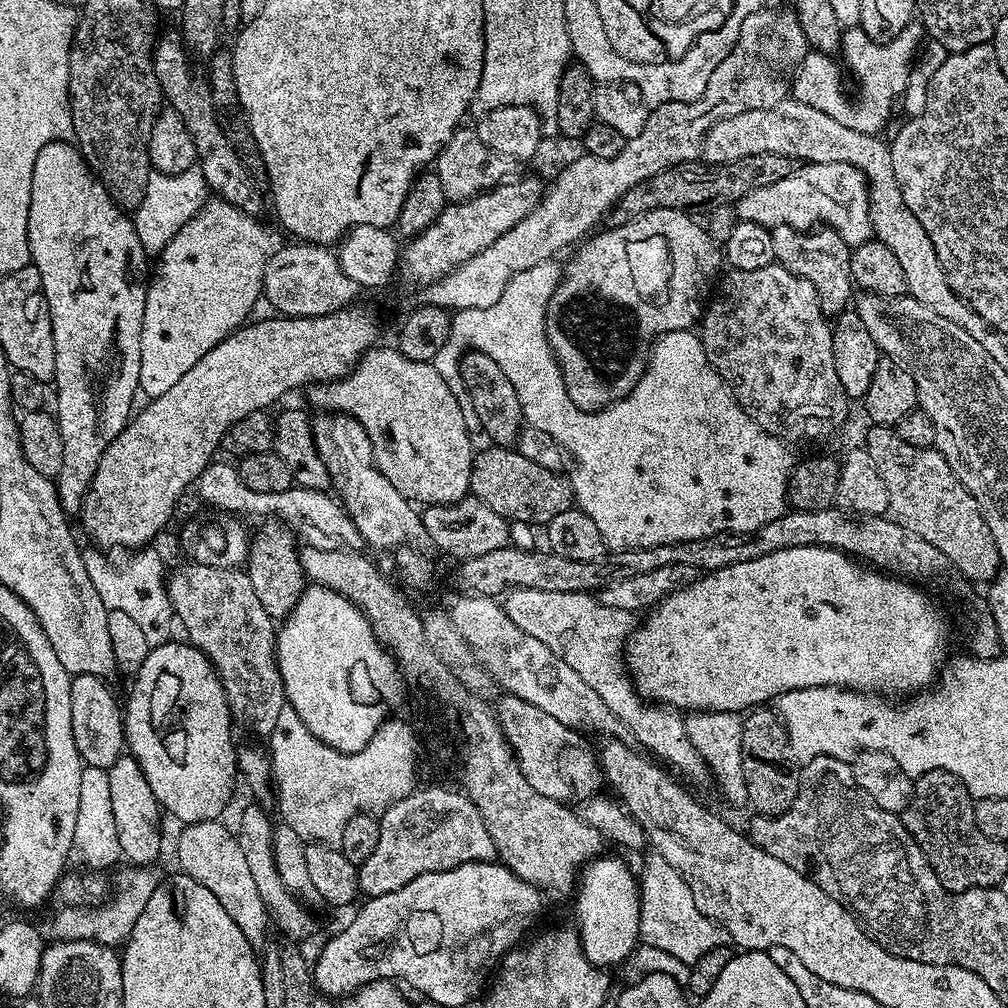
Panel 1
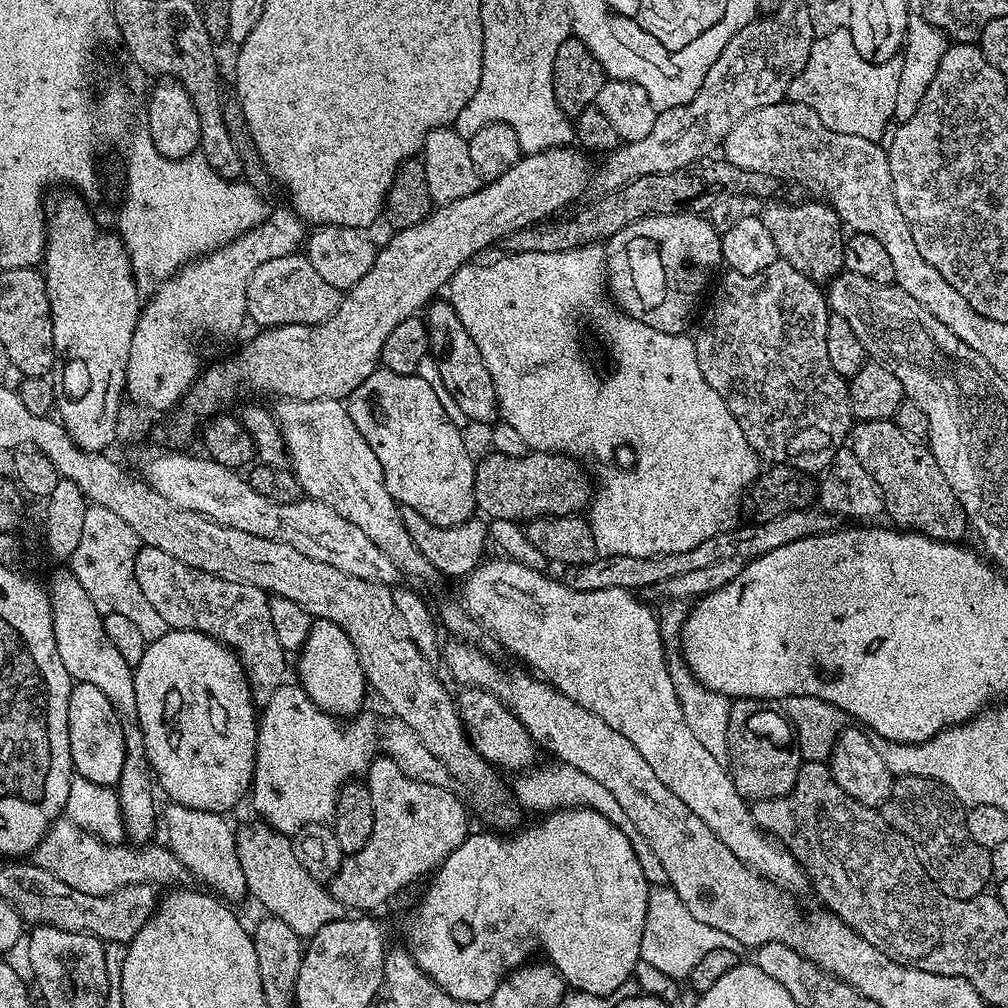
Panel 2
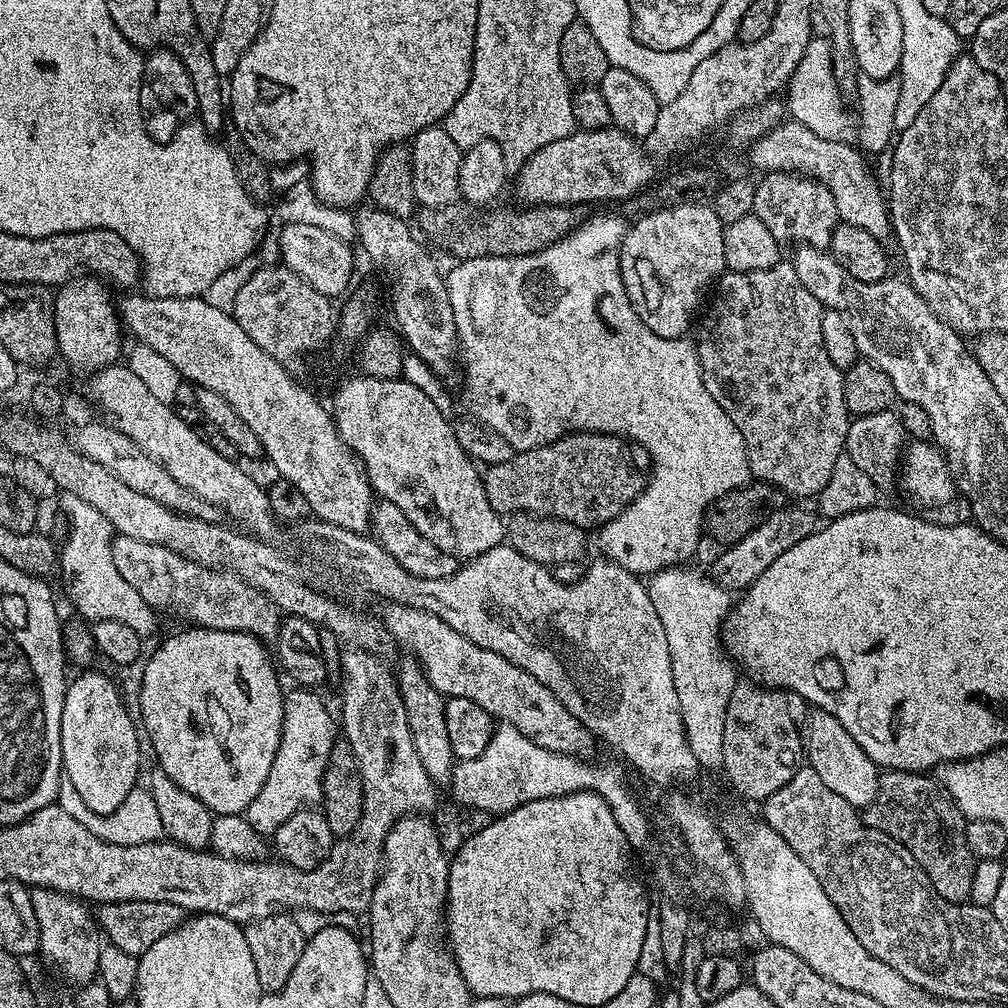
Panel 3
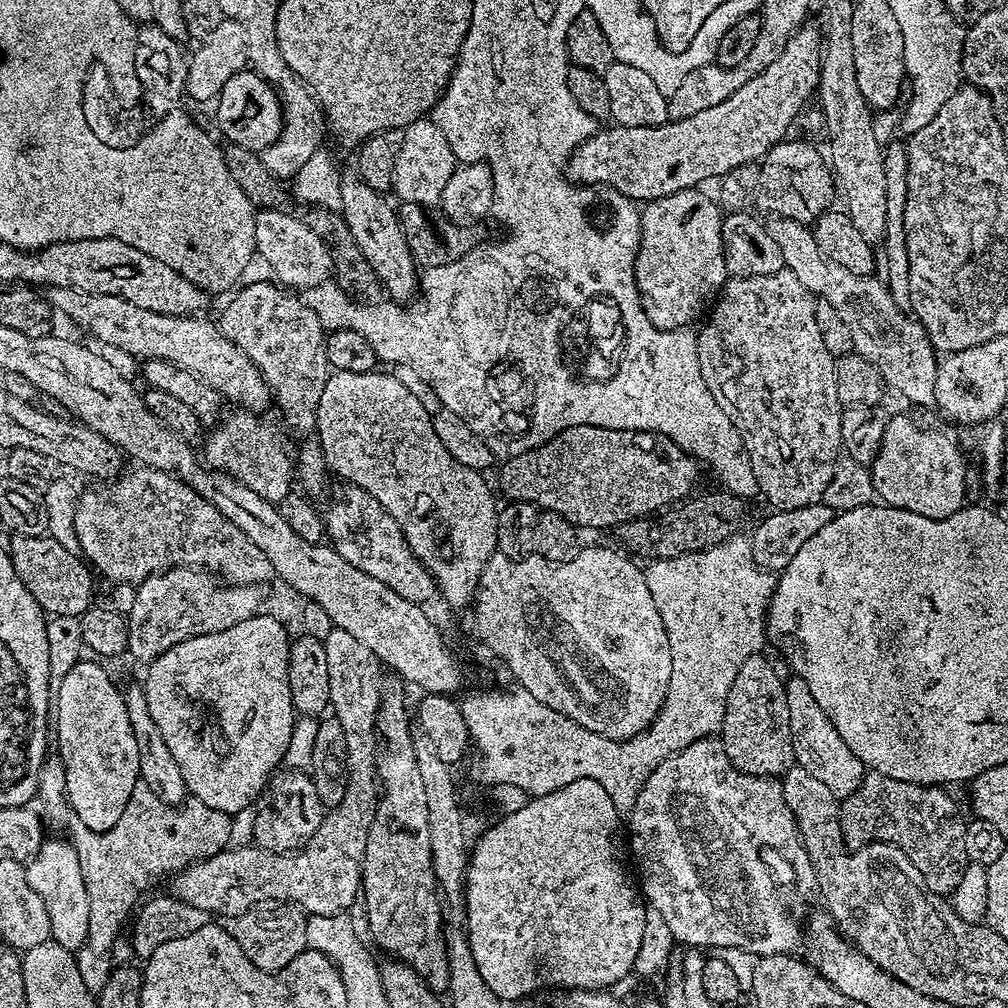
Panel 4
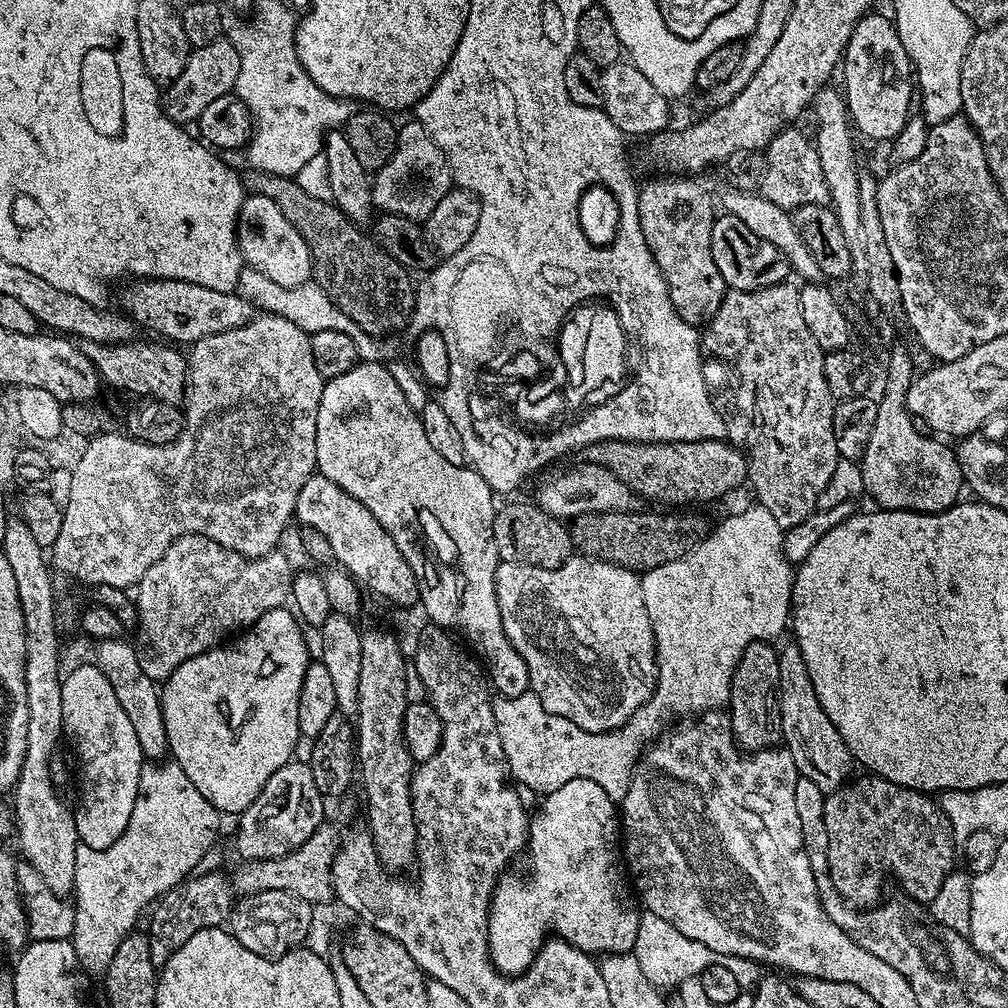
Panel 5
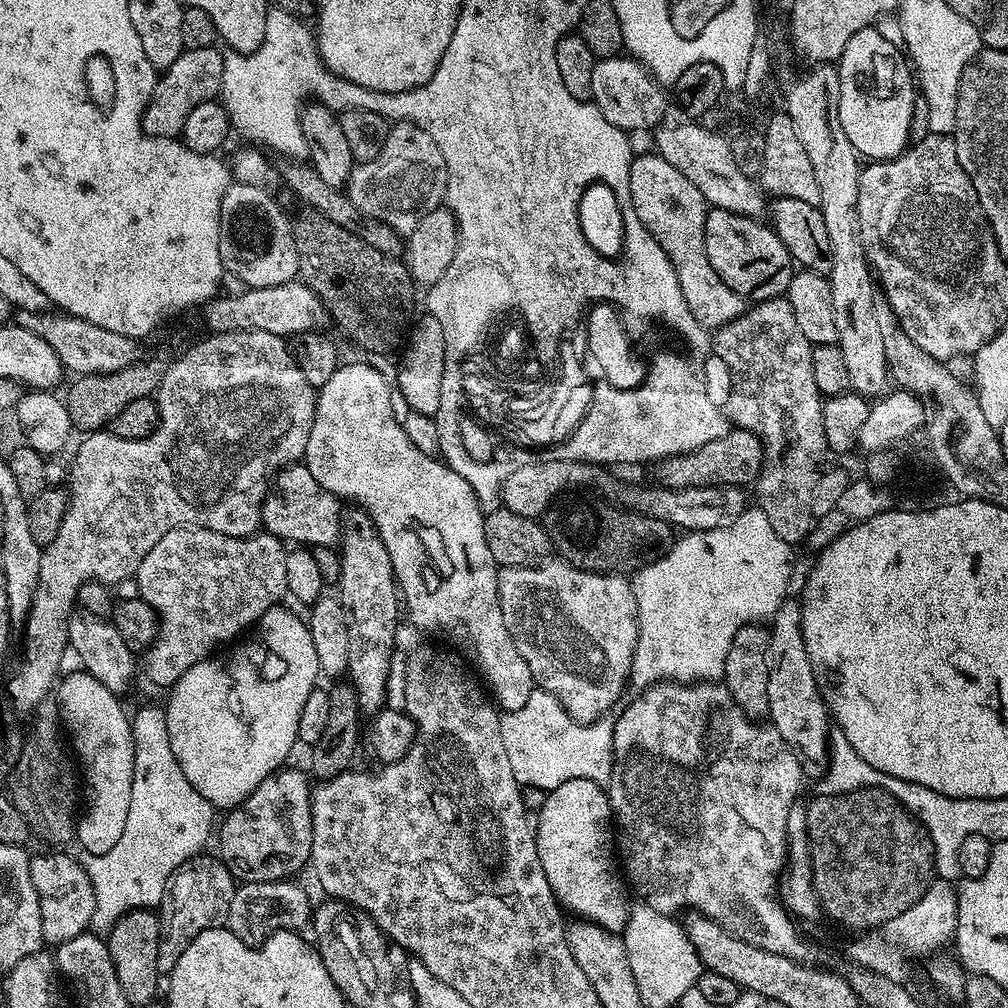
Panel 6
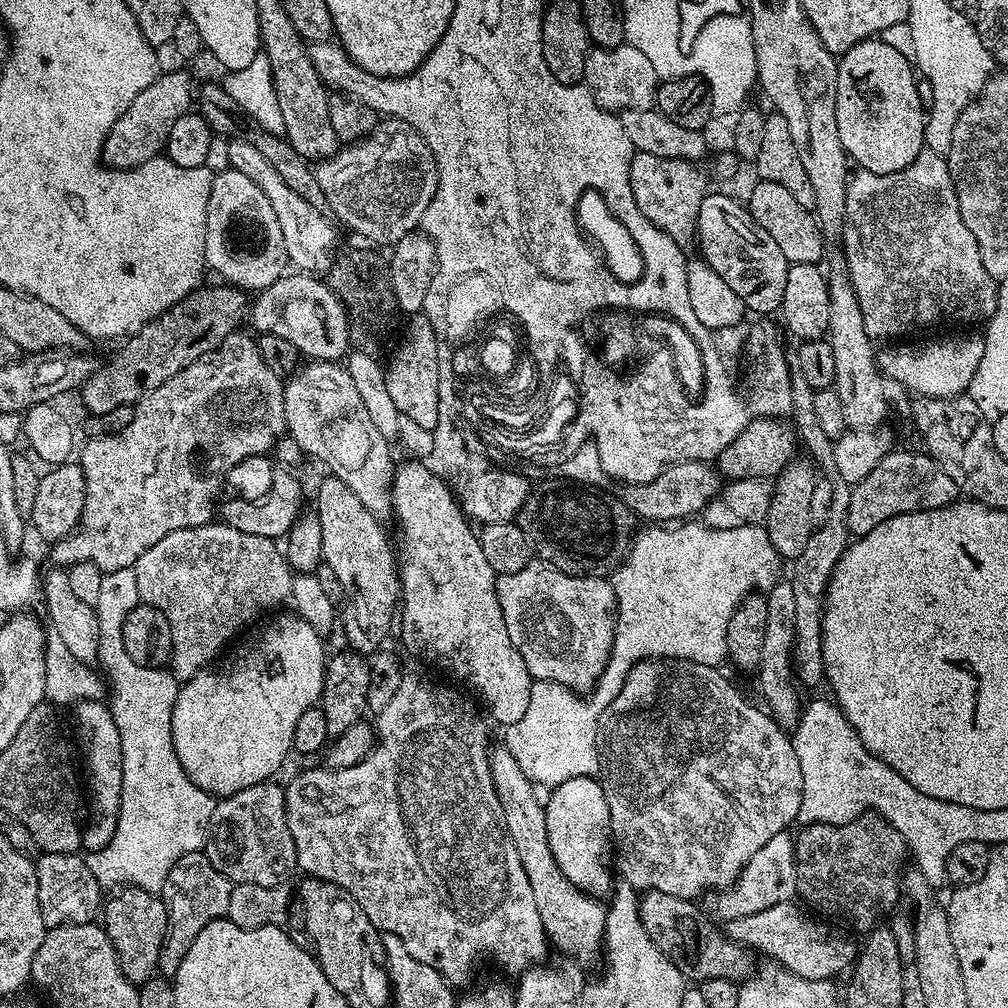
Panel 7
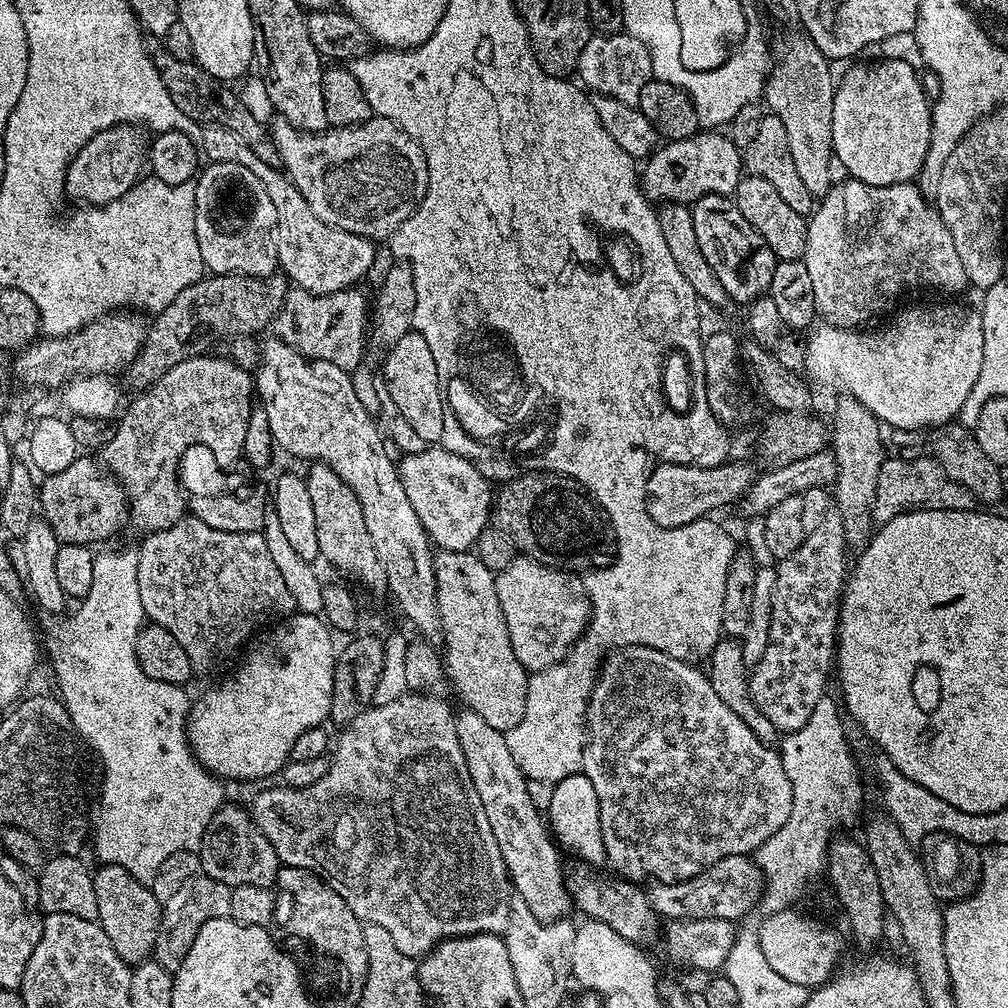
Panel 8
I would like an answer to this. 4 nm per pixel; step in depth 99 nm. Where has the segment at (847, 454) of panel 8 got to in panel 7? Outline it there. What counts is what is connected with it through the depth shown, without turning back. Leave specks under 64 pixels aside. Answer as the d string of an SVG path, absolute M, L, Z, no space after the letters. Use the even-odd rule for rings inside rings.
M844 270L839 271L827 273L830 318L826 336L834 350L834 387L842 402L844 423L849 429L877 428L885 421L883 418L888 412L888 392L884 389L886 380L878 367L874 352L872 356L874 340L868 335L862 322L862 310L858 306L858 298L854 294L852 283L848 280L848 273Z

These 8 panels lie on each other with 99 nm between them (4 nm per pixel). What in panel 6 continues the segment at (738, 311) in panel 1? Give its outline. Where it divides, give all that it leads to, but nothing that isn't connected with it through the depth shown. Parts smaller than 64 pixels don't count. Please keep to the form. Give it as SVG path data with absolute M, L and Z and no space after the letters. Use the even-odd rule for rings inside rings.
M787 298L753 303L741 316L715 329L710 338L732 375L727 419L735 427L753 432L764 447L762 470L754 485L755 503L770 518L770 526L782 542L803 545L814 523L810 498L814 498L814 486L825 467L824 455L830 452L824 433L825 397L814 382L814 346L798 330Z

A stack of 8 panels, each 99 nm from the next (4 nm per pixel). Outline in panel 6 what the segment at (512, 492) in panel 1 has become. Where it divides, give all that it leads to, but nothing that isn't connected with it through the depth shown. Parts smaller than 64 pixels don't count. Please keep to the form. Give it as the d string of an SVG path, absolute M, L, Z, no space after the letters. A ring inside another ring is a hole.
M733 427L724 436L692 452L665 456L655 465L659 483L665 488L705 488L706 486L734 486L744 488L755 485L762 470L764 447L750 430Z

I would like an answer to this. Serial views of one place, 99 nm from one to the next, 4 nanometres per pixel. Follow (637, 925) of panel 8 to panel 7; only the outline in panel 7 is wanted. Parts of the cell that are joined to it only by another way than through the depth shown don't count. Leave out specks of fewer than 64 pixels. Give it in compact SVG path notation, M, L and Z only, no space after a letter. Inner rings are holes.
M645 892L639 897L638 903L640 906L640 921L646 930L646 934L652 939L654 946L658 946L660 953L666 958L670 958L670 962L674 962L674 966L678 966L678 970L683 974L685 981L699 982L710 978L726 978L727 980L743 982L753 975L753 953L748 948L743 944L734 942L721 929L719 932L715 928L717 925L711 919L709 919L710 921L702 921L697 928L692 925L692 906L694 906L692 900L683 900L683 898L674 894Z

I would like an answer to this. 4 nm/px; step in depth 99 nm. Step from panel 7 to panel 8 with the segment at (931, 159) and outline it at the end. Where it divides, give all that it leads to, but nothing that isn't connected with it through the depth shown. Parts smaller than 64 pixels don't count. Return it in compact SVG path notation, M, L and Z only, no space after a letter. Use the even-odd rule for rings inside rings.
M851 178L833 183L828 193L807 217L808 233L804 265L814 289L817 317L824 324L849 330L859 329L871 316L876 316L895 296L915 288L937 288L940 292L960 292L969 287L966 266L954 250L954 238L942 222L939 212L930 206L919 183L894 186L870 186Z

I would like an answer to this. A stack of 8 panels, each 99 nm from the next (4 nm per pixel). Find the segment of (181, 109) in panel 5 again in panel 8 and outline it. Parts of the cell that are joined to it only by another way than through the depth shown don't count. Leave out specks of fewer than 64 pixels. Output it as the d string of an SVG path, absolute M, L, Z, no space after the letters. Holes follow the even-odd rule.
M115 124L112 128L102 130L98 134L94 134L94 138L90 138L86 142L86 146L82 146L82 150L78 150L78 154L68 164L68 169L64 175L64 191L63 195L68 196L72 200L77 200L76 204L80 206L95 206L114 202L115 199L121 198L128 190L130 190L137 181L141 179L142 173L146 168L146 136L135 124Z

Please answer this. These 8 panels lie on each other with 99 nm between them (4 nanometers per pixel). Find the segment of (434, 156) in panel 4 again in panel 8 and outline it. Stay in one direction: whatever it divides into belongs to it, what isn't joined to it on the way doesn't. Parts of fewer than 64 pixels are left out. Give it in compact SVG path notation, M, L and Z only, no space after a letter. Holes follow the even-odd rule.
M373 114L361 124L329 127L323 132L300 132L276 118L271 121L270 135L288 179L306 198L310 210L335 228L380 242L410 218L426 194L428 167L422 146L384 116Z

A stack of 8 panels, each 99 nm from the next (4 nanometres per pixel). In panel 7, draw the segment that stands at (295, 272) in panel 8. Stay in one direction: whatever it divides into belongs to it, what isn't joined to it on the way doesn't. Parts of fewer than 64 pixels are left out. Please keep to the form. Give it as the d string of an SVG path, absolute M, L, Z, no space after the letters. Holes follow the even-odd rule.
M232 138L227 144L227 163L234 170L246 174L246 178L250 178L250 182L254 182L254 186L258 186L258 190L262 190L262 194L266 194L266 199L270 201L270 206L278 217L278 226L282 229L282 242L286 246L288 264L296 267L293 269L300 274L327 273L334 264L332 255L336 252L337 225L321 209L306 202L306 198L294 194L294 190L290 190L290 186L286 186L286 182L282 182L282 178L274 171L274 166L270 166L266 157L255 146L250 146L250 142Z

